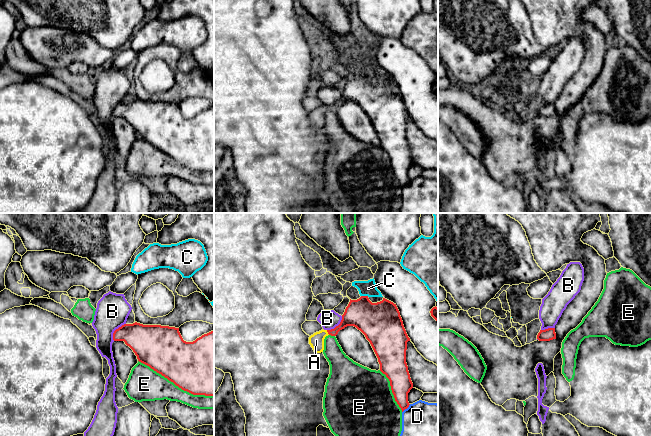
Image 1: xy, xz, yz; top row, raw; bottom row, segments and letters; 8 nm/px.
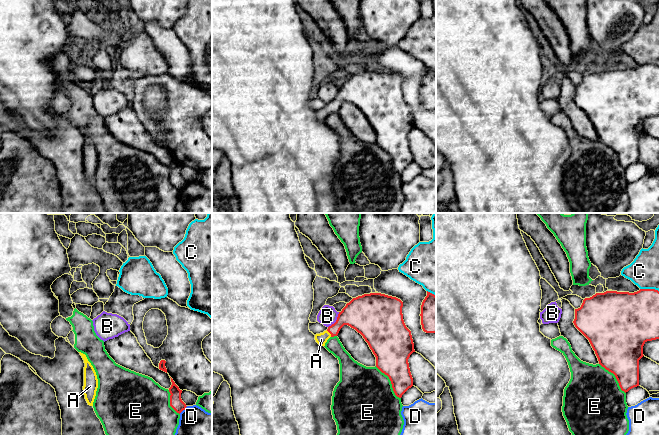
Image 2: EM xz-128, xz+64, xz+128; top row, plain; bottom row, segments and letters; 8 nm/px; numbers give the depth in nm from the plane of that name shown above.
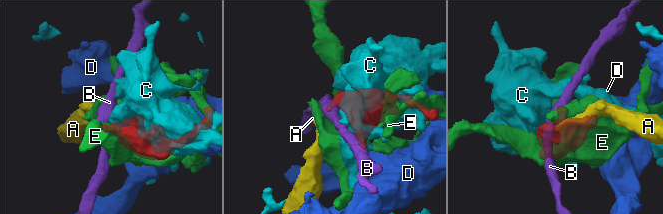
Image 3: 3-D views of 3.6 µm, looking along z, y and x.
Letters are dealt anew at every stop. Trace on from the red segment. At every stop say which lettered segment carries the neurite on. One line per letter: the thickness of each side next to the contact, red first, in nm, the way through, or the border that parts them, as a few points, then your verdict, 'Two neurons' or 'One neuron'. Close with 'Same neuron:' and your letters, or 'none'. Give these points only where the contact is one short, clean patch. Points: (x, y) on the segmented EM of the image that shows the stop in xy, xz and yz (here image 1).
A: Thickness 160 nm (red) against 120 nm. Path across: xz (354, 316), (335, 331), (327, 331), (316, 340). One neuron
B: Thickness 240 nm (red) against 260 nm. Boundary: xy (125, 323), (114, 331), (113, 340). Two neurons
C: Thickness 320 nm (red) against 130 nm. Two neurons
D: Thickness 170 nm (red) against 280 nm. Two neurons
E: Thickness 440 nm (red) against 260 nm. Two neurons
Same neuron: A

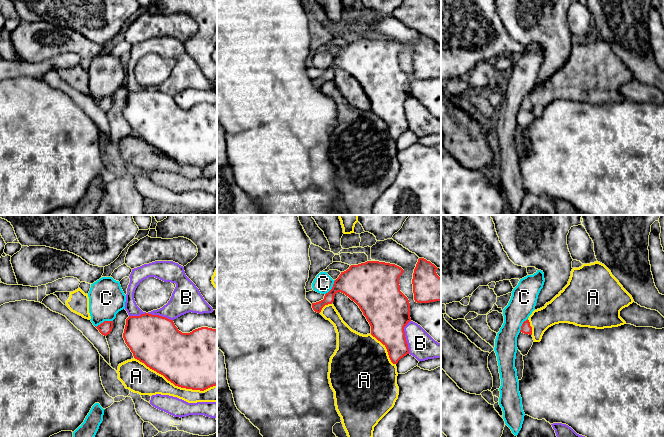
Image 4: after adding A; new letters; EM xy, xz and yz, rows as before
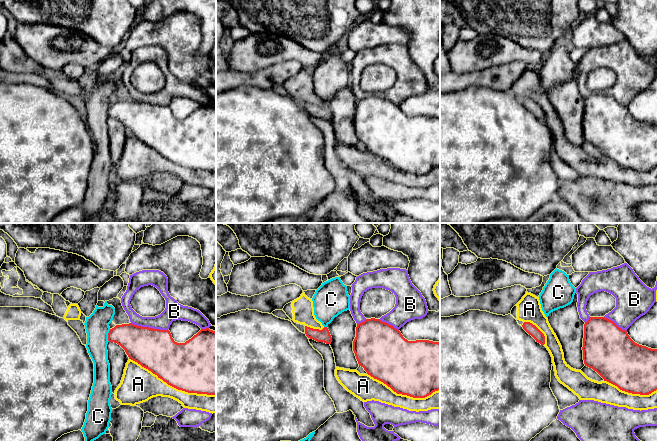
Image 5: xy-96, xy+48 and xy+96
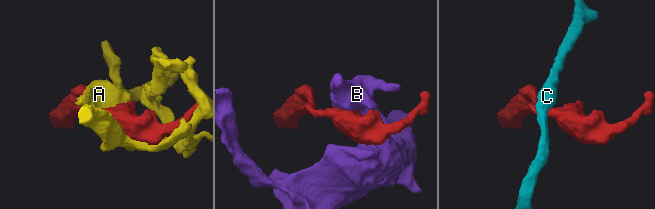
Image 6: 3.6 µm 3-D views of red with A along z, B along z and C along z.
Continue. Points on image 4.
A: Thickness 460 nm (red) against 220 nm. Two neurons
B: Thickness 360 nm (red) against 220 nm. Two neurons
C: Thickness 100 nm (red) against 280 nm. Boundary: xy (112, 320), (104, 320), (95, 326). Two neurons
Same neuron: none

